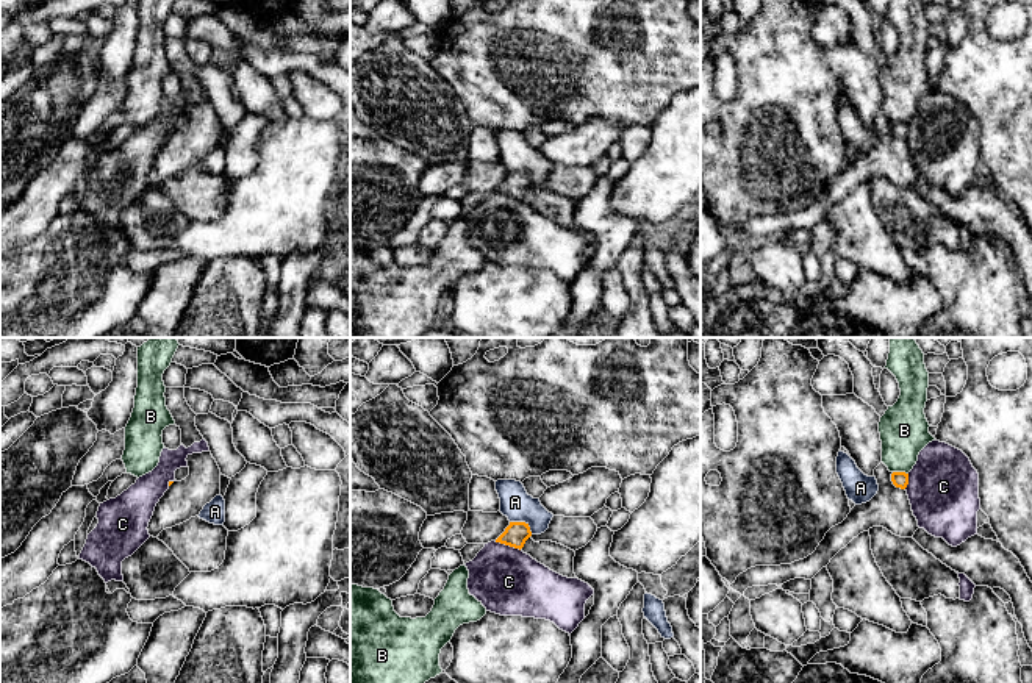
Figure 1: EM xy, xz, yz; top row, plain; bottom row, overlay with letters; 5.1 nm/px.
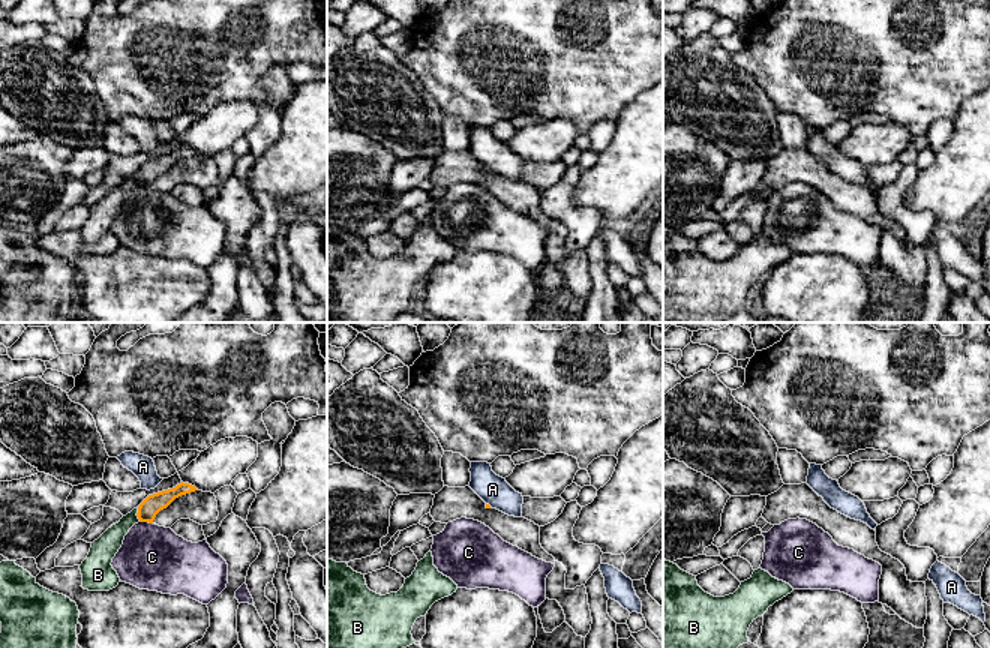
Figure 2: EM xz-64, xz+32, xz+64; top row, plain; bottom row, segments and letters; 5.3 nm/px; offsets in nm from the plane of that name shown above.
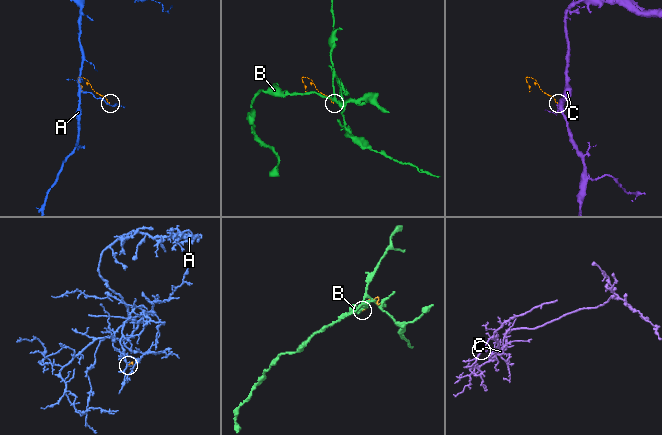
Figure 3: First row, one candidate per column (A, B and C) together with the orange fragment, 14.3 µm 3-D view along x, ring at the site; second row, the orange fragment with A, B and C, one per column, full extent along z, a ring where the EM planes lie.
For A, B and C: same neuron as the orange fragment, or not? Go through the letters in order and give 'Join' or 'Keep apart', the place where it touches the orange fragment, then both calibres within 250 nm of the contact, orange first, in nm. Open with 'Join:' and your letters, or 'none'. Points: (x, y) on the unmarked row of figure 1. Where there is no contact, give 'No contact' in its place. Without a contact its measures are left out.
Join: none
A: Keep apart. Touches orange at xz (523, 172). Thickness 120 nm (orange) against 160 nm
B: Keep apart. Touches orange at yz (901, 122). Thickness 80 nm (orange) against 260 nm
C: Keep apart. Touches orange at xz (507, 194). Thickness 120 nm (orange) against 340 nm

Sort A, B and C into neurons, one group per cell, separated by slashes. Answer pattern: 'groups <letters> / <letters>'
groups A / B / C

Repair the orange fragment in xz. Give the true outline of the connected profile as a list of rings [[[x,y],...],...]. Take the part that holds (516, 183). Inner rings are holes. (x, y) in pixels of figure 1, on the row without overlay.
[[[510,172],[505,181],[496,189],[496,192],[522,198],[525,191],[532,186],[530,177],[525,172]]]

